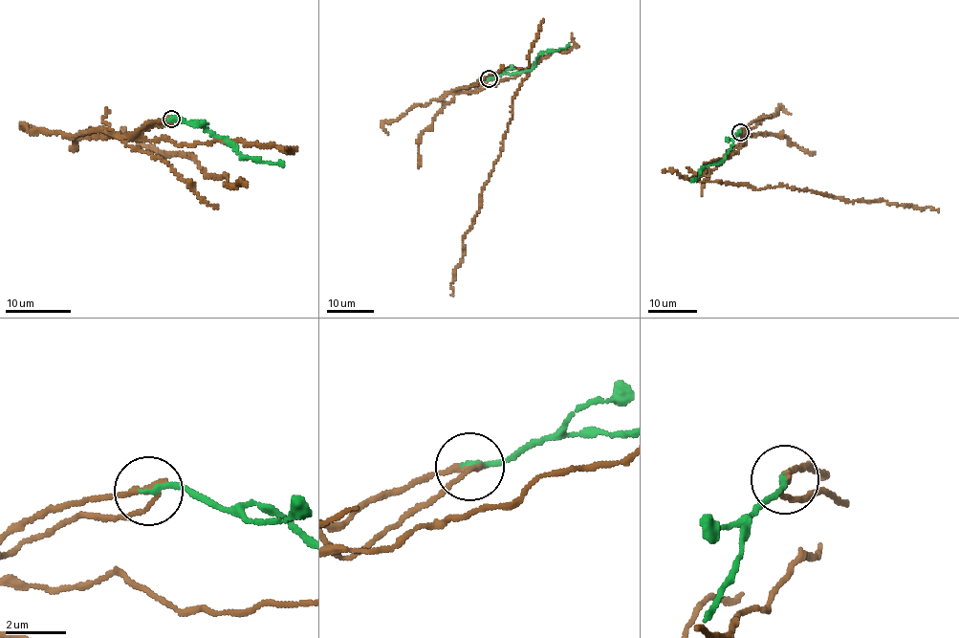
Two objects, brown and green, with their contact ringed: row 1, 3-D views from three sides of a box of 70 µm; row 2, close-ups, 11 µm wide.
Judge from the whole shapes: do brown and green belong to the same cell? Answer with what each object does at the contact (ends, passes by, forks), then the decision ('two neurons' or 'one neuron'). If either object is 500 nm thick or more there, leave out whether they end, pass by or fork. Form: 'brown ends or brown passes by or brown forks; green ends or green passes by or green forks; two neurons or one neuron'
brown passes by; green ends; two neurons

